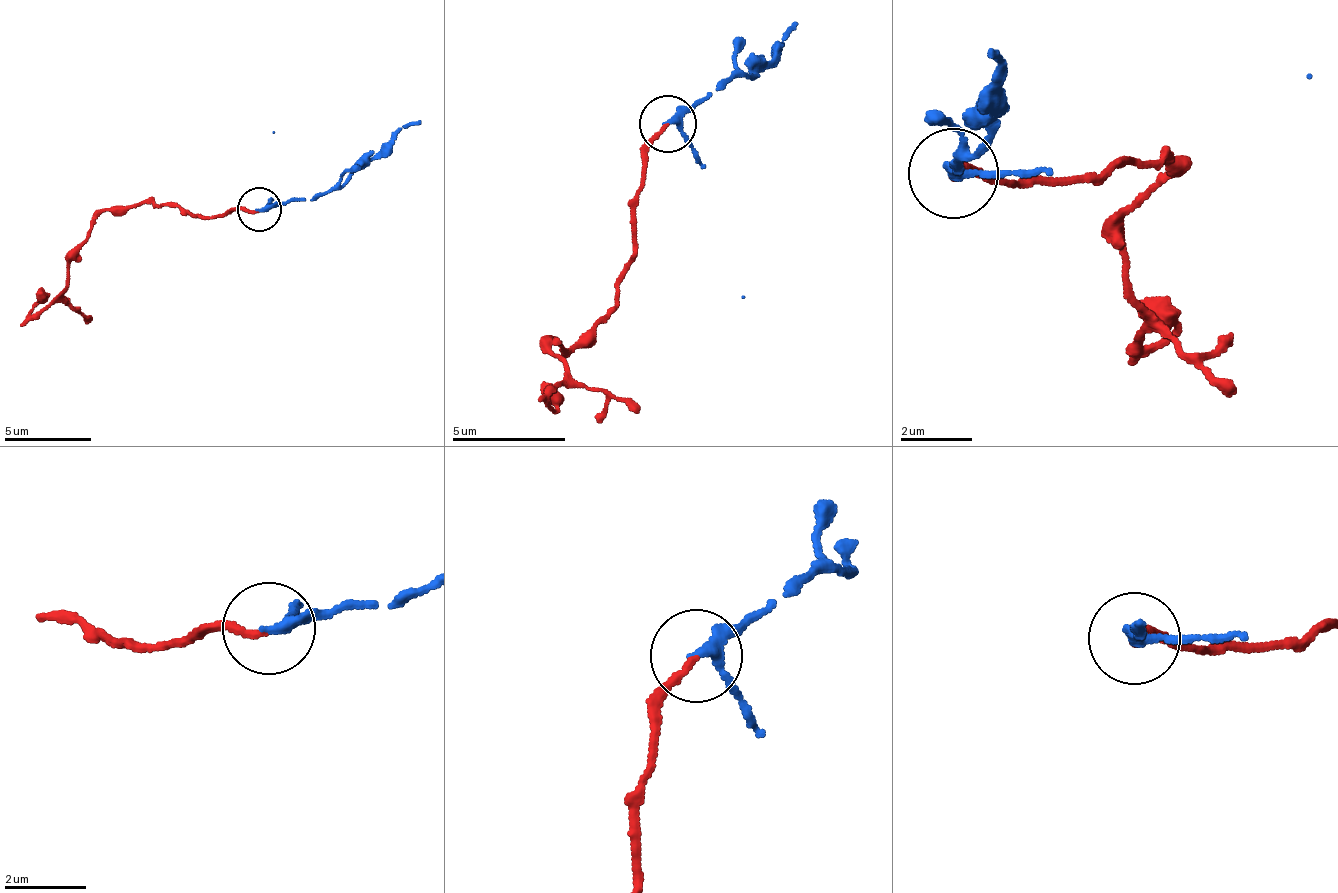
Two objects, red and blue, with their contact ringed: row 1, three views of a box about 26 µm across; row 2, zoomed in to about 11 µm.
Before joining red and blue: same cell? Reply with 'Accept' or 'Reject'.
Accept

